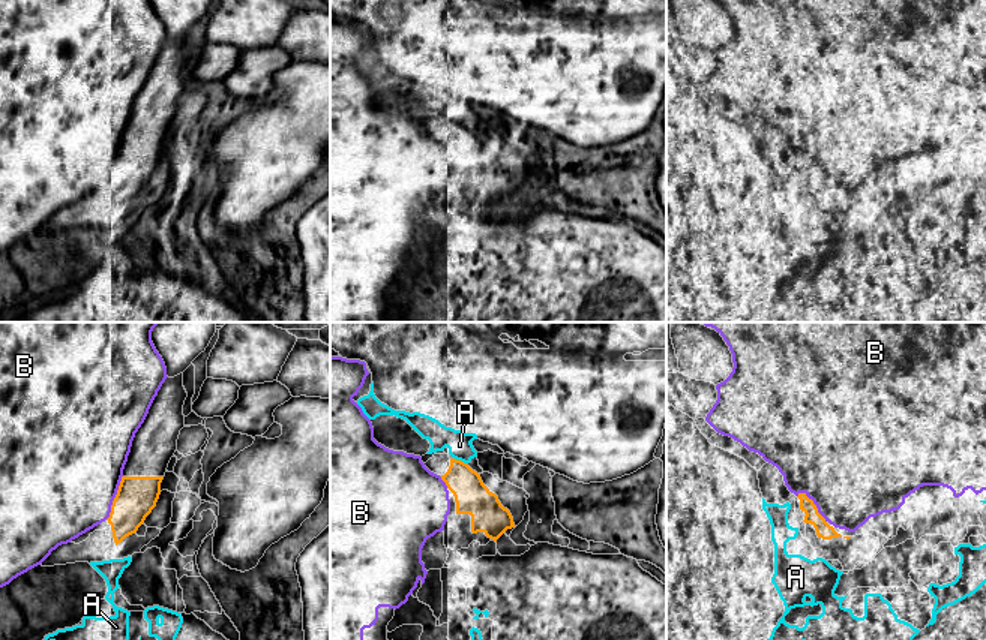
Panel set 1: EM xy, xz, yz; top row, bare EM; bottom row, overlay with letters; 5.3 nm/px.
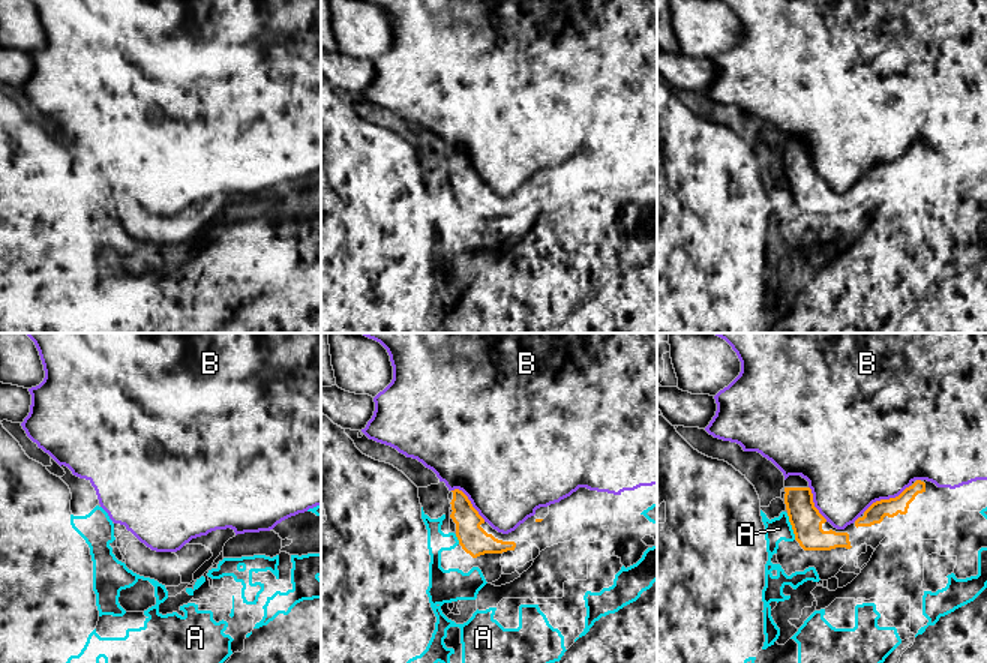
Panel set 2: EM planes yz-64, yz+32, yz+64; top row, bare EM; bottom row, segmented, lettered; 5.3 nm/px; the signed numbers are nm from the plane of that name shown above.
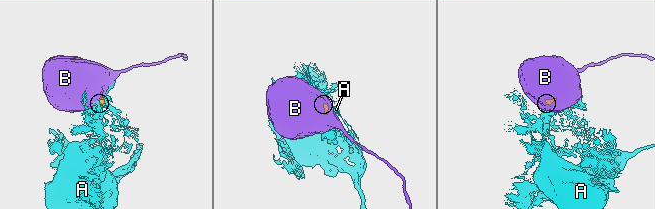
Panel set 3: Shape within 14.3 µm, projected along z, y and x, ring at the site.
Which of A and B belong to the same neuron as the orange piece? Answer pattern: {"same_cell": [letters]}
{"same_cell": []}

